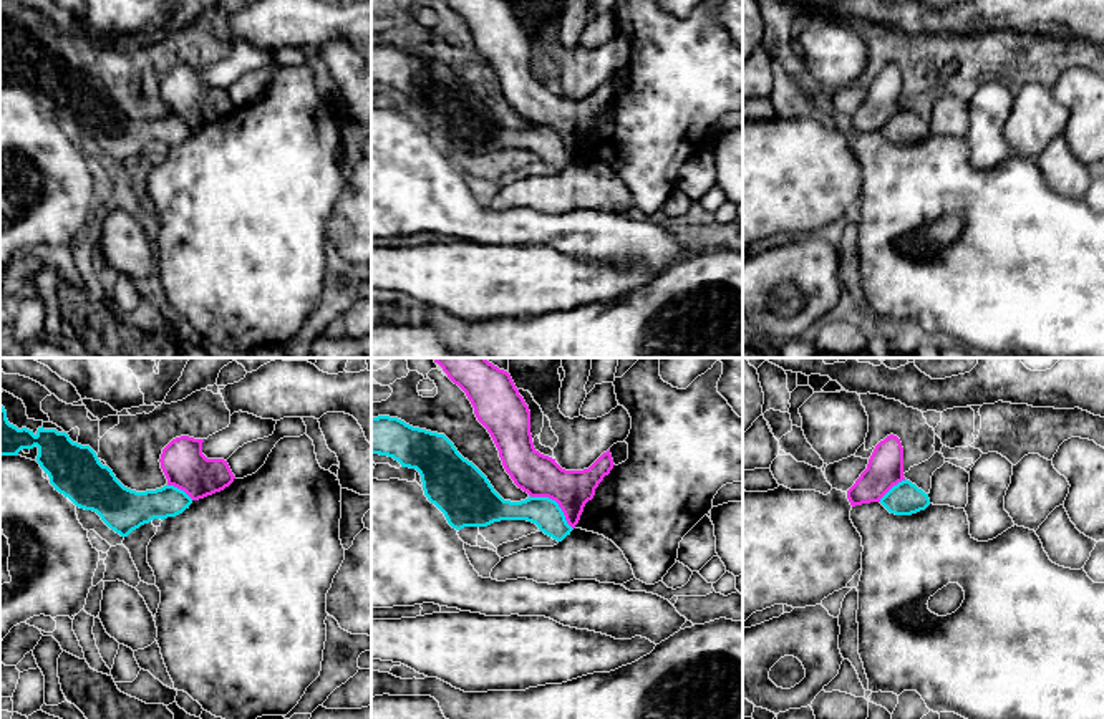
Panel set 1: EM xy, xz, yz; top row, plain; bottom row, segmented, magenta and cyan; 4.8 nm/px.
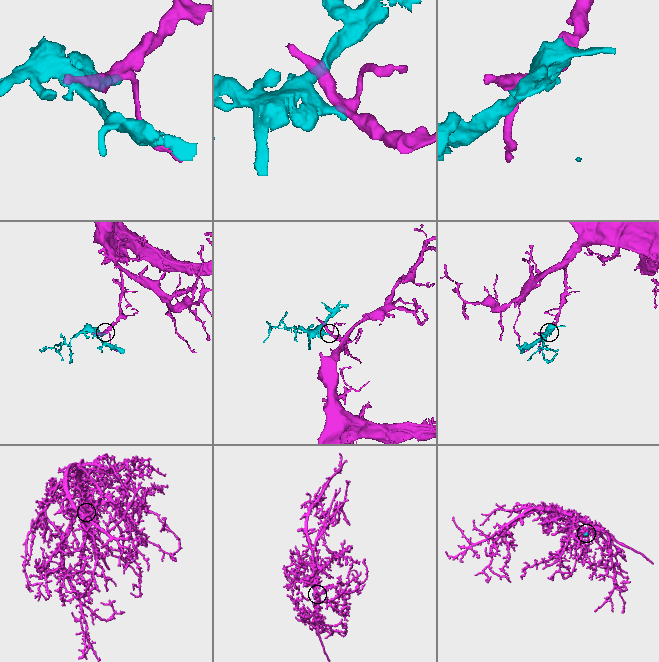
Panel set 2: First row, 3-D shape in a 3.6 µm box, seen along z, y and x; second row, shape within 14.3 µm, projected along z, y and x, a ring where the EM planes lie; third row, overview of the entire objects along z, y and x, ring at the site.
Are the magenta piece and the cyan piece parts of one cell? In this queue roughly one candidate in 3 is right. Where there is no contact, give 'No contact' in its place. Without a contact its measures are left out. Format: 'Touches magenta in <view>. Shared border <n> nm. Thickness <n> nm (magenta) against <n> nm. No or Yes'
Touches magenta in xz. Shared border 280 nm. Thickness 200 nm (magenta) against 150 nm. No

